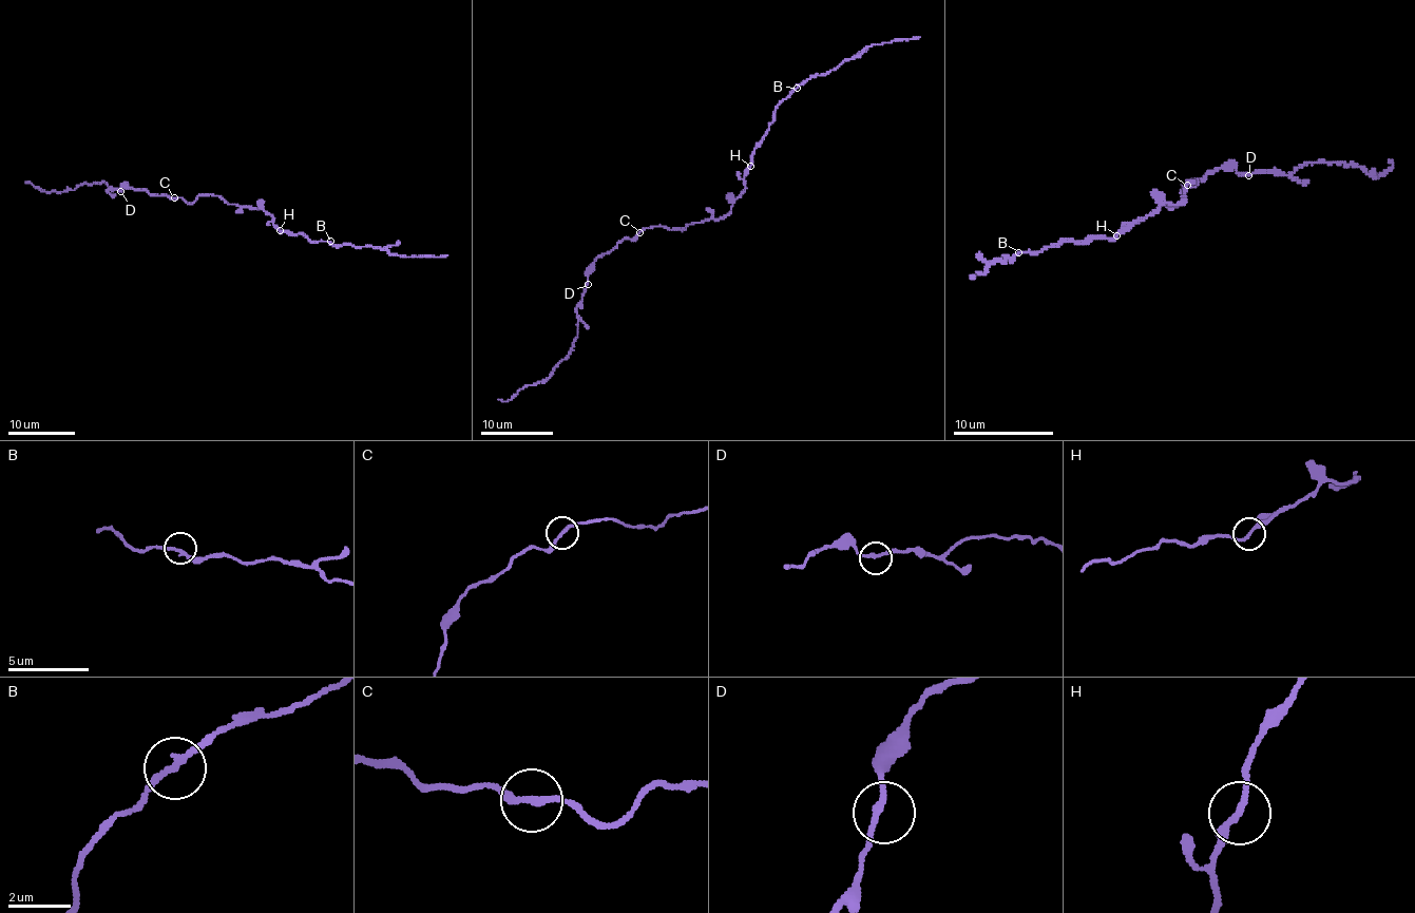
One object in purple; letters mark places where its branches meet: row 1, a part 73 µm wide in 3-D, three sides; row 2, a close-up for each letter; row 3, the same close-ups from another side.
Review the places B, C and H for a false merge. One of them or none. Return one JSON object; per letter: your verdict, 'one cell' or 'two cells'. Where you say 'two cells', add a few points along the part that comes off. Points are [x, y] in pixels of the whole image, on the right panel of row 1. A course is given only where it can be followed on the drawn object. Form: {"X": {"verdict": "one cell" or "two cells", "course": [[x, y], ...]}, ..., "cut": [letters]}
{"B": {"verdict": "one cell"}, "C": {"verdict": "one cell"}, "H": {"verdict": "one cell"}, "cut": []}

